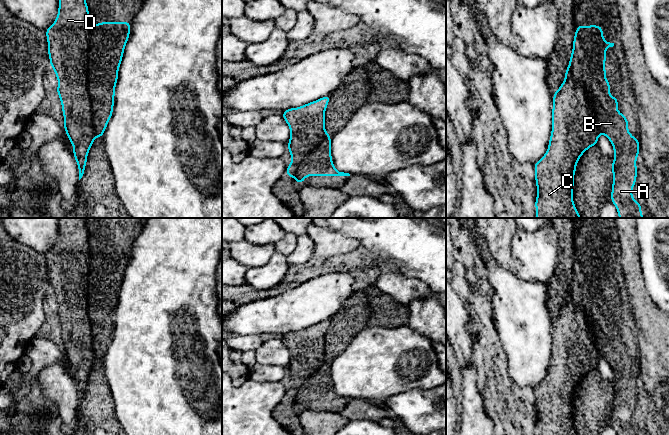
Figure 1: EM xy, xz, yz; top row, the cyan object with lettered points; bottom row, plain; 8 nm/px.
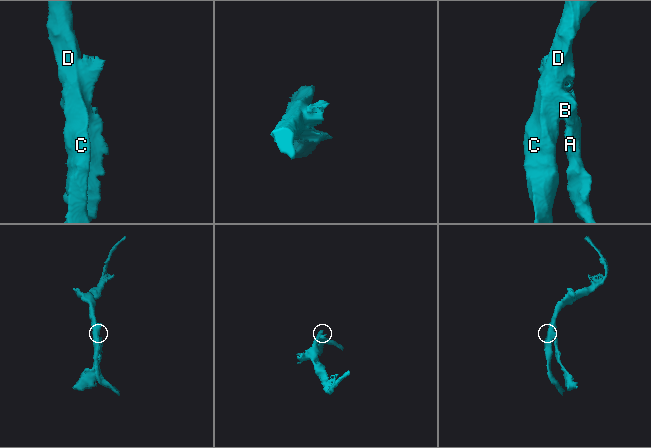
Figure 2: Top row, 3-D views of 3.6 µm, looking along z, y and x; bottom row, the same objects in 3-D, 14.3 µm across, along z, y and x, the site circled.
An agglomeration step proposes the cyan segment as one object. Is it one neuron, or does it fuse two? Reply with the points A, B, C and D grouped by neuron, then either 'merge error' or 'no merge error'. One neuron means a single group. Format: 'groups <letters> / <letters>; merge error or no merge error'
groups A B / C D; merge error

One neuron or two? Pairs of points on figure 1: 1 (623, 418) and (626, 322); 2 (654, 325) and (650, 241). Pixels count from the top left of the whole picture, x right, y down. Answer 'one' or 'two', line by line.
1: one
2: two

